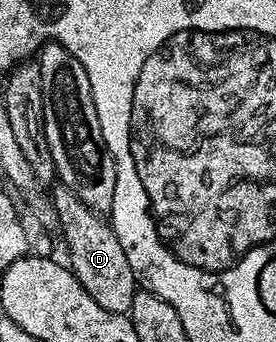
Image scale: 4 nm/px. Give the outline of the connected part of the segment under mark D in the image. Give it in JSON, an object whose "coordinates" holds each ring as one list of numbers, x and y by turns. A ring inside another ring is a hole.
{"coordinates":[[57,184,52,191,50,202,57,213,57,226,68,240,66,261,70,266,71,276,82,283,82,287,90,295,90,299,98,303,98,307,128,315,138,290,138,278,130,267,130,259,126,259,126,251,122,251,122,243,118,243,118,235,111,224,101,214,86,207,86,203,82,203,82,199,74,195,74,191,62,184]]}

